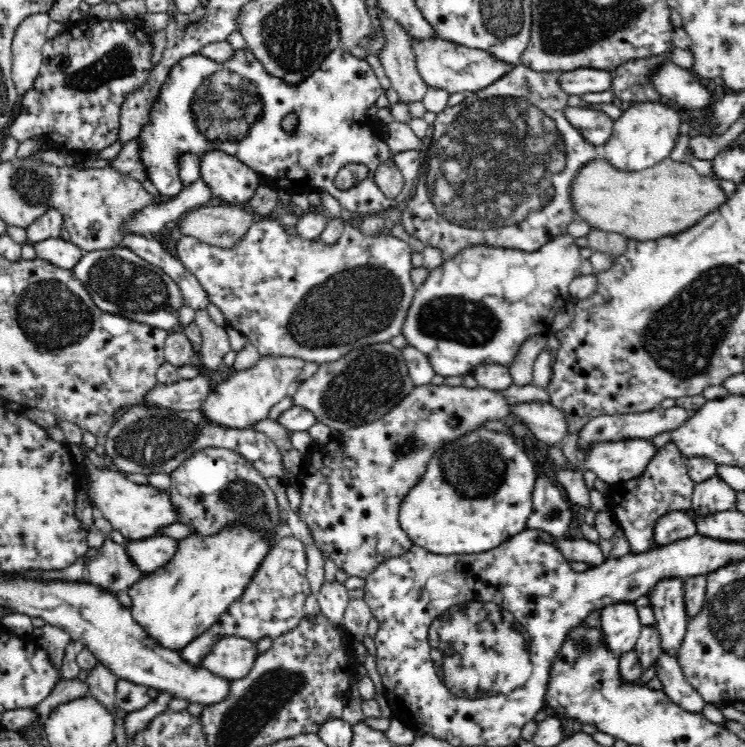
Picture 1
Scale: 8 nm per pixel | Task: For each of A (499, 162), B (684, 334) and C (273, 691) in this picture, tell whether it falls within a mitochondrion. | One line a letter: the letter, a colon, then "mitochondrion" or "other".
A: mitochondrion
B: mitochondrion
C: mitochondrion

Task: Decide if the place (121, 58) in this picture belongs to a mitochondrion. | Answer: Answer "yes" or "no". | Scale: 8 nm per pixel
yes

